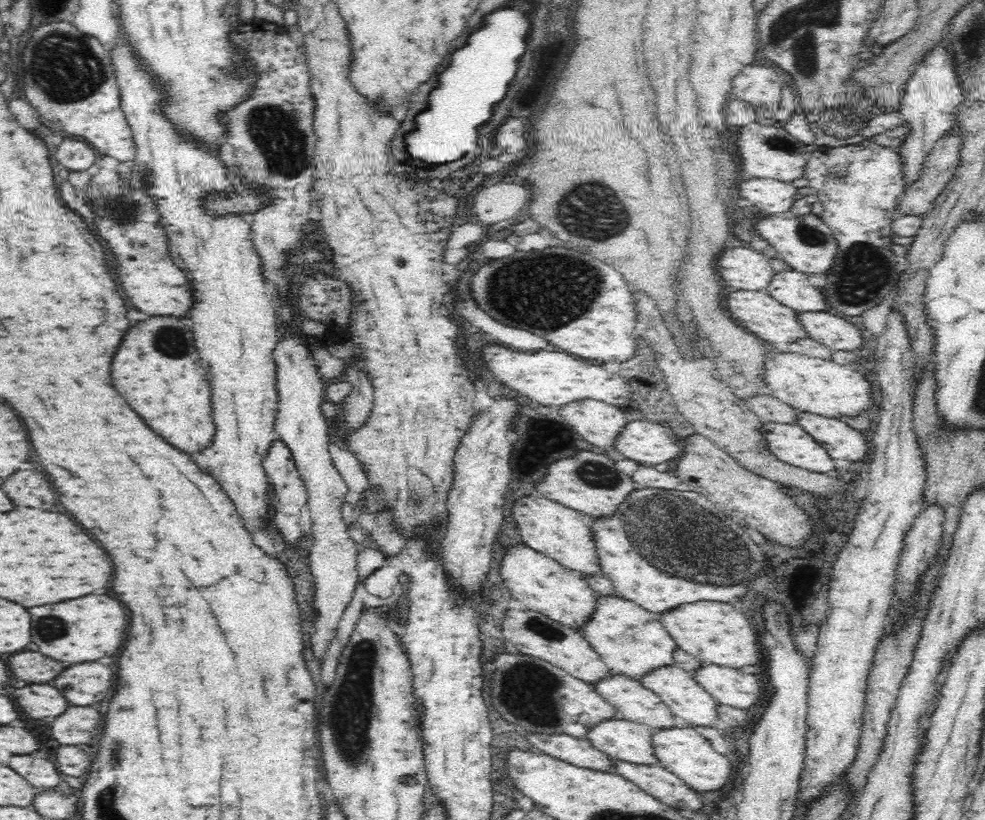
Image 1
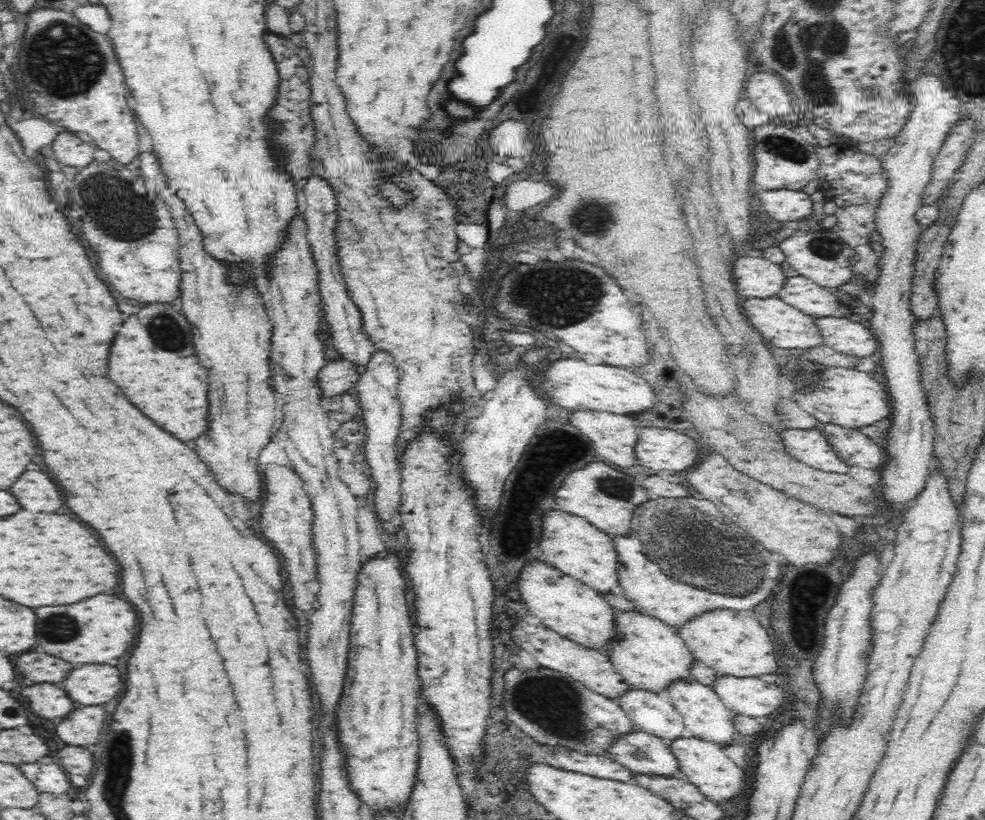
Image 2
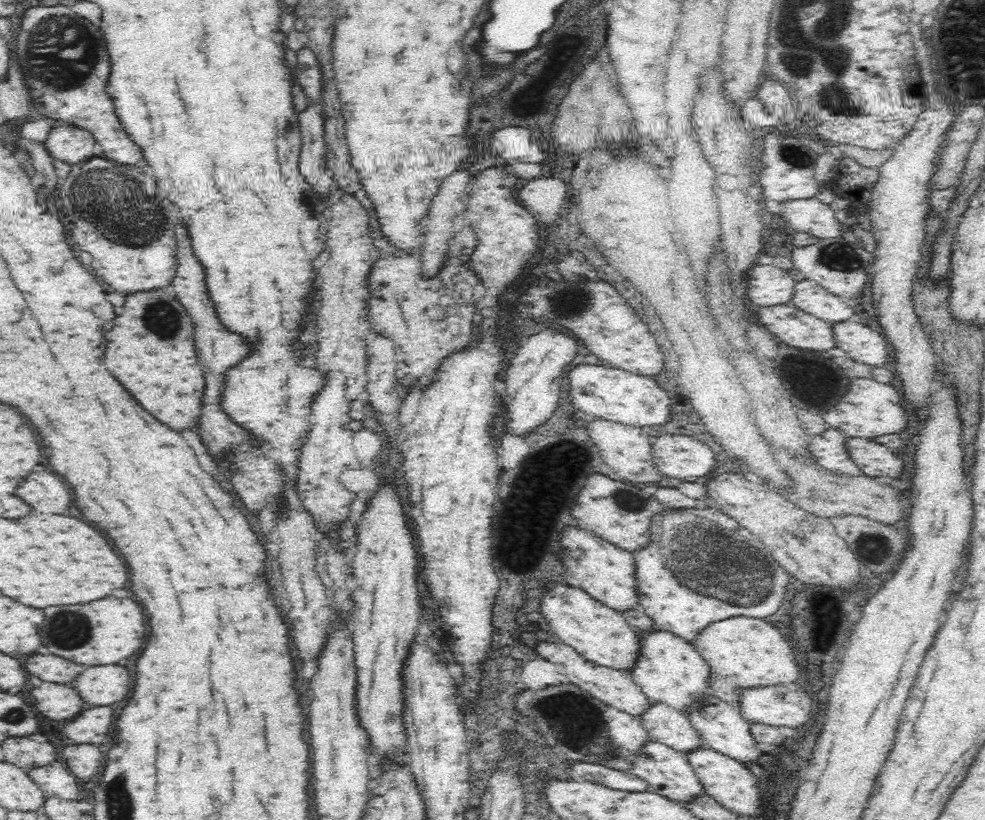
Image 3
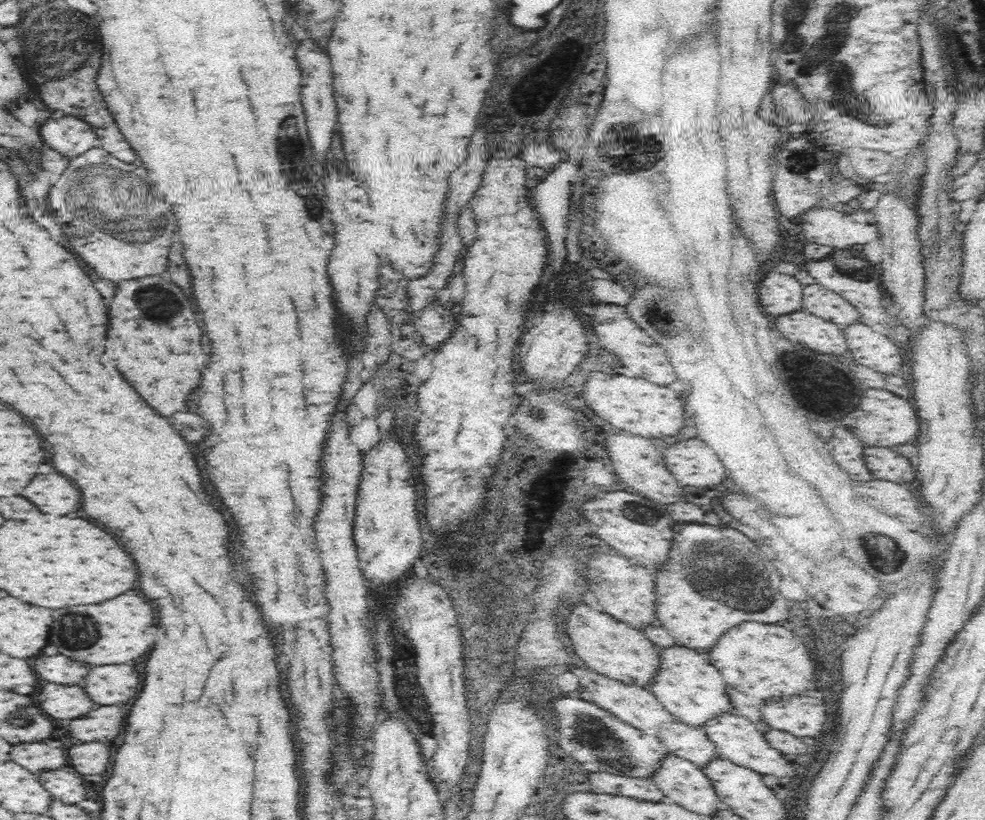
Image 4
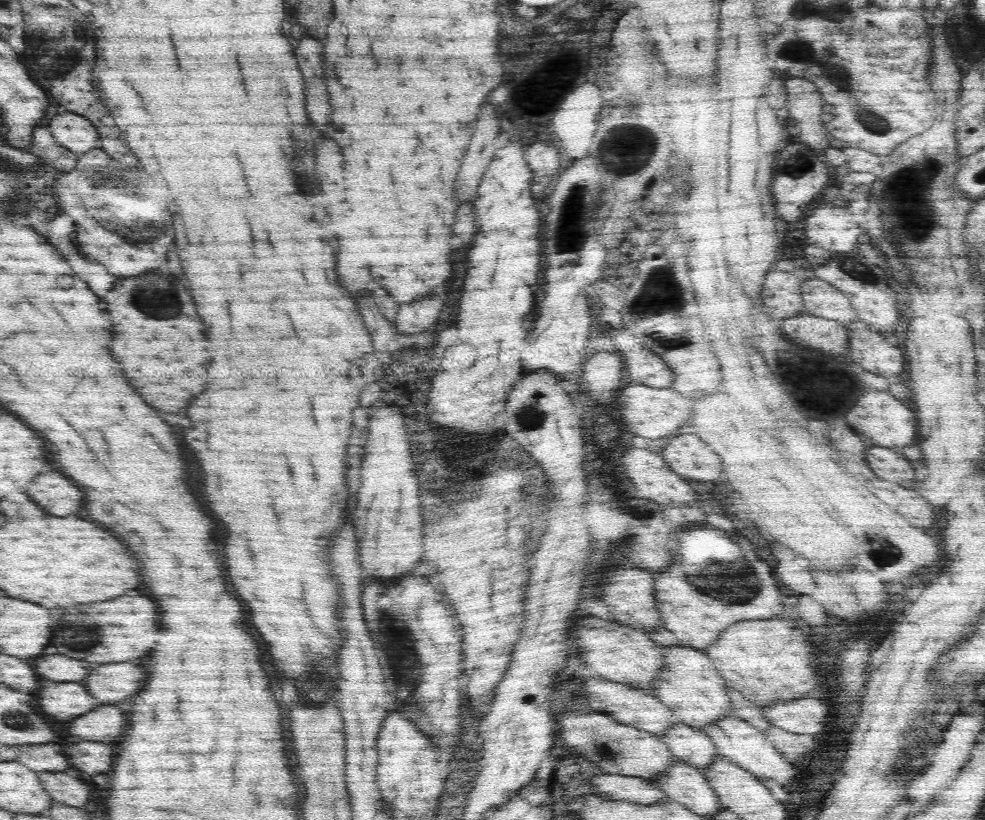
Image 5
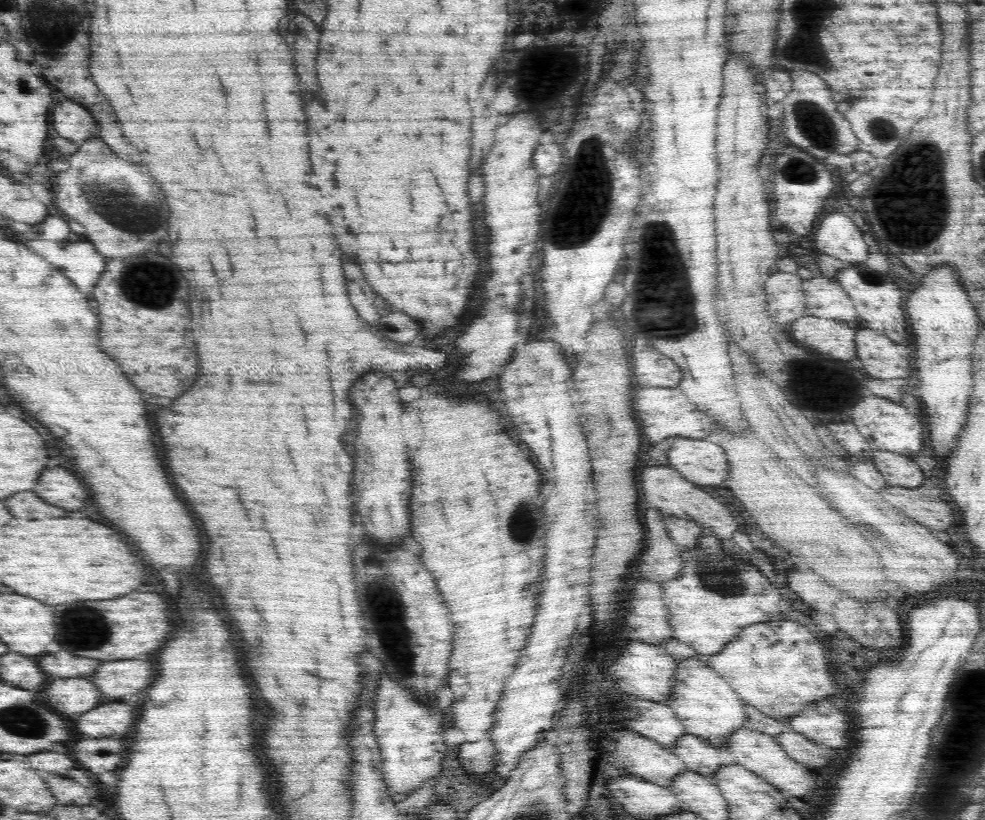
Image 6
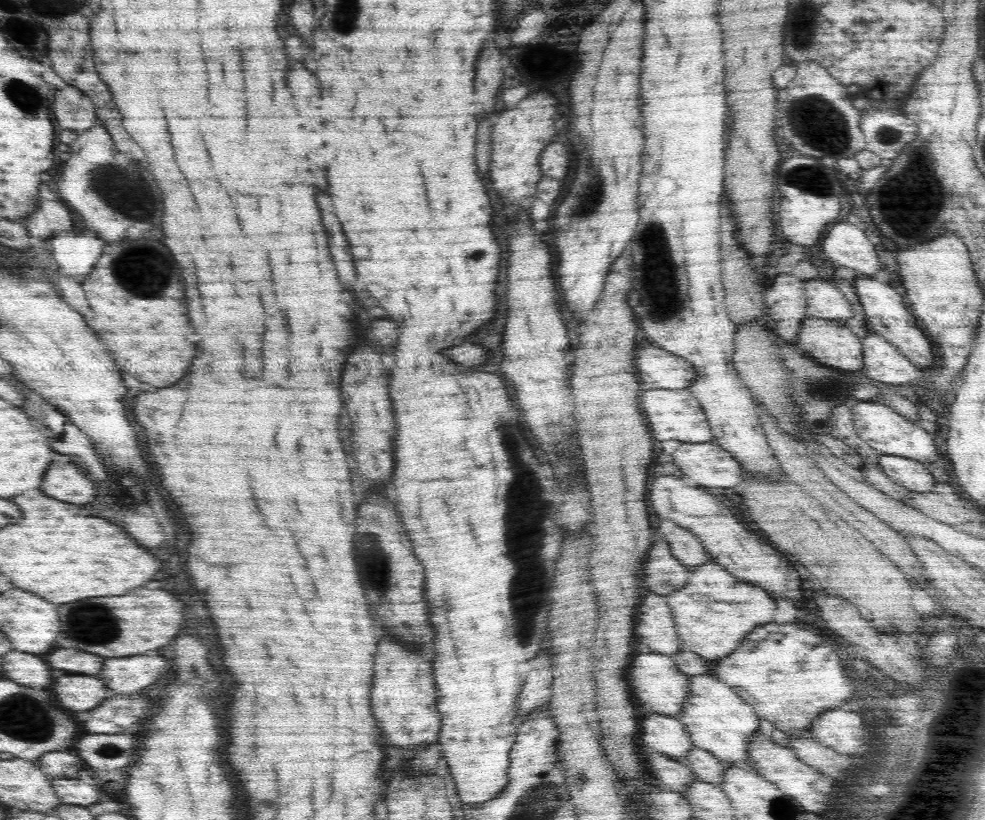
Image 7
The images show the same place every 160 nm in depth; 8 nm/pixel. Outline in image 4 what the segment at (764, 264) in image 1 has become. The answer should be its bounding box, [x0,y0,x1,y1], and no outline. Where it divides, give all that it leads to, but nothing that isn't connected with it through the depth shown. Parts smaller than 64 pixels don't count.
[759,270,804,319]

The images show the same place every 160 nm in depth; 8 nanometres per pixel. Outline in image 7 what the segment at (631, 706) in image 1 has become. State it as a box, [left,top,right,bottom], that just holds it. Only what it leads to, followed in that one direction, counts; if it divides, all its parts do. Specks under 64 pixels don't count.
[683,746,745,784]

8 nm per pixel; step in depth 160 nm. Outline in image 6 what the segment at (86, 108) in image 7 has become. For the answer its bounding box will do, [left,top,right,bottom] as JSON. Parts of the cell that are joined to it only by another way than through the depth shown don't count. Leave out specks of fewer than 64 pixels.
[52,100,102,144]

